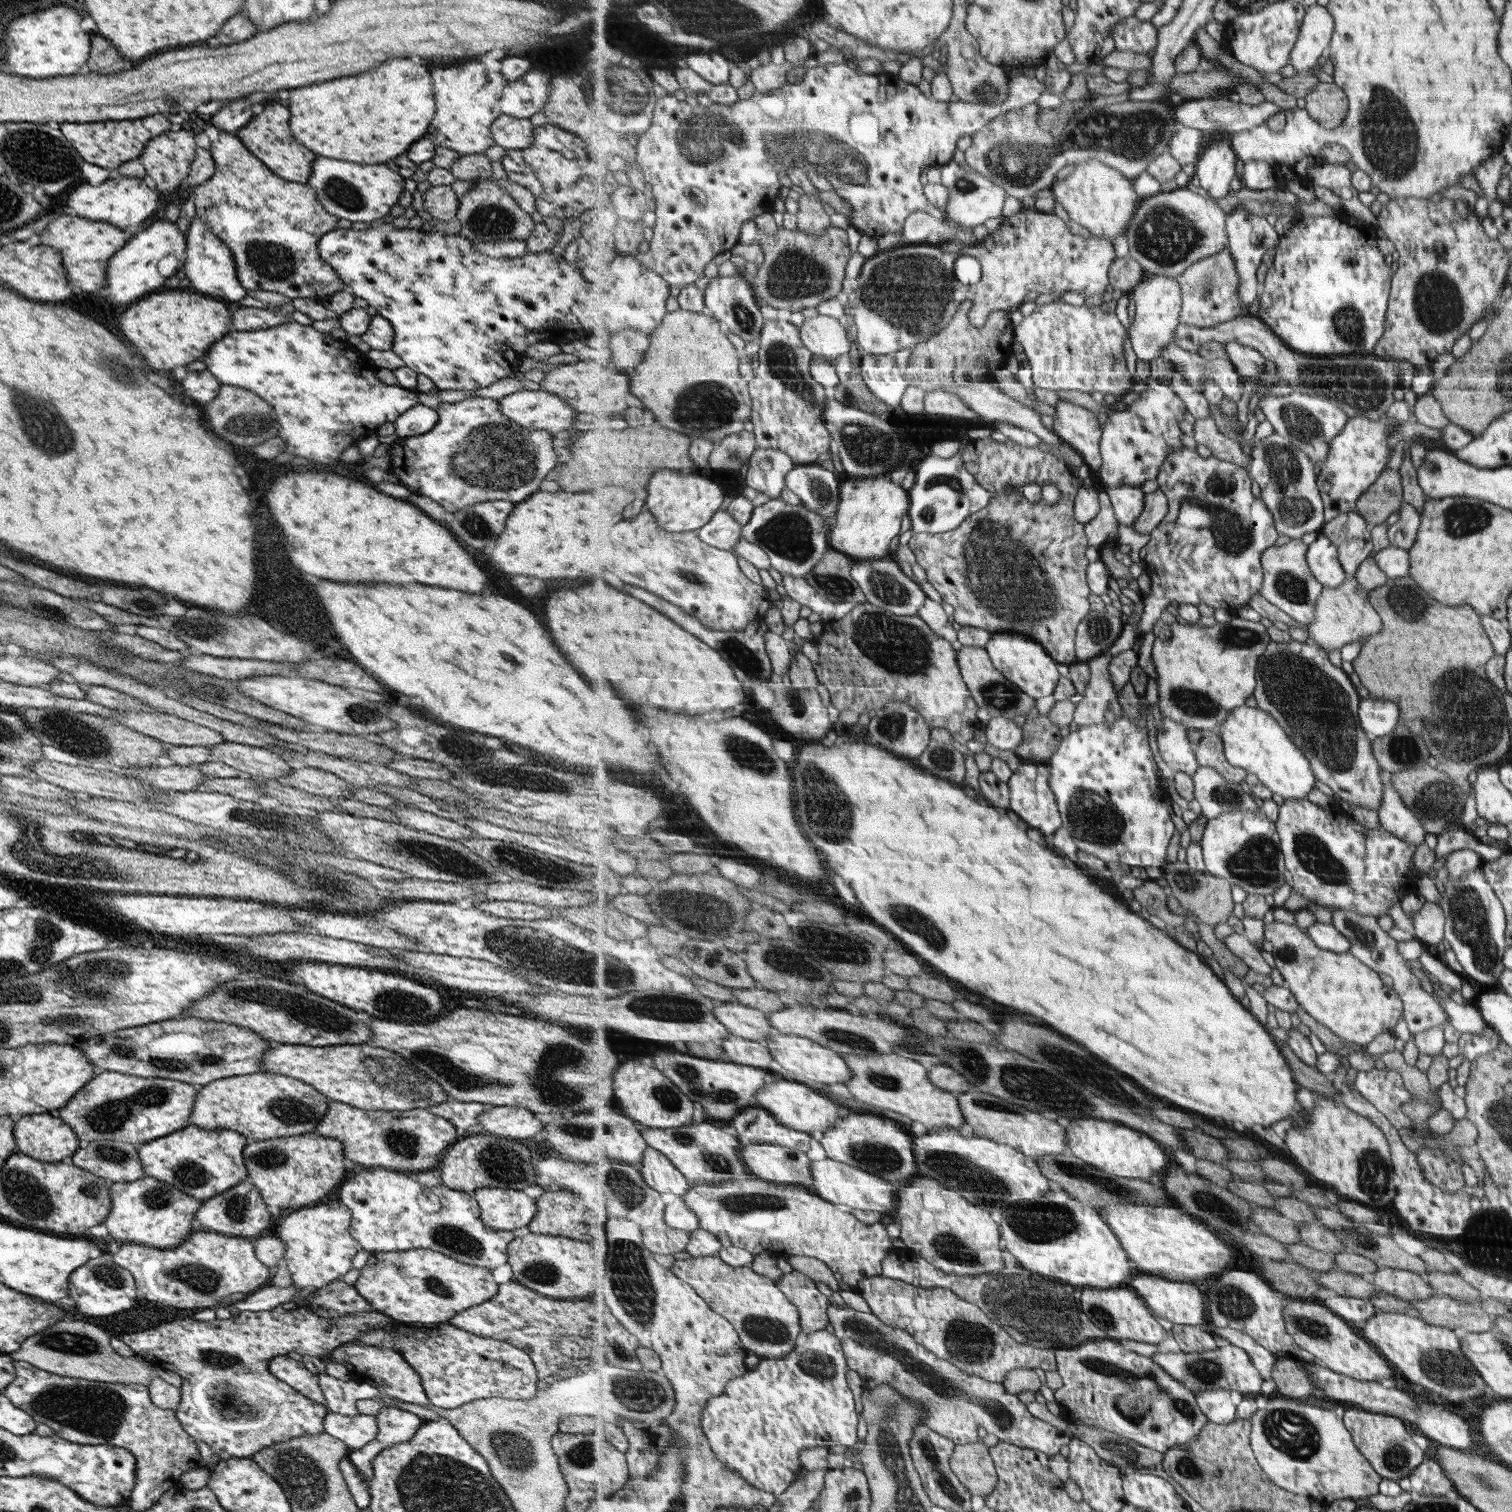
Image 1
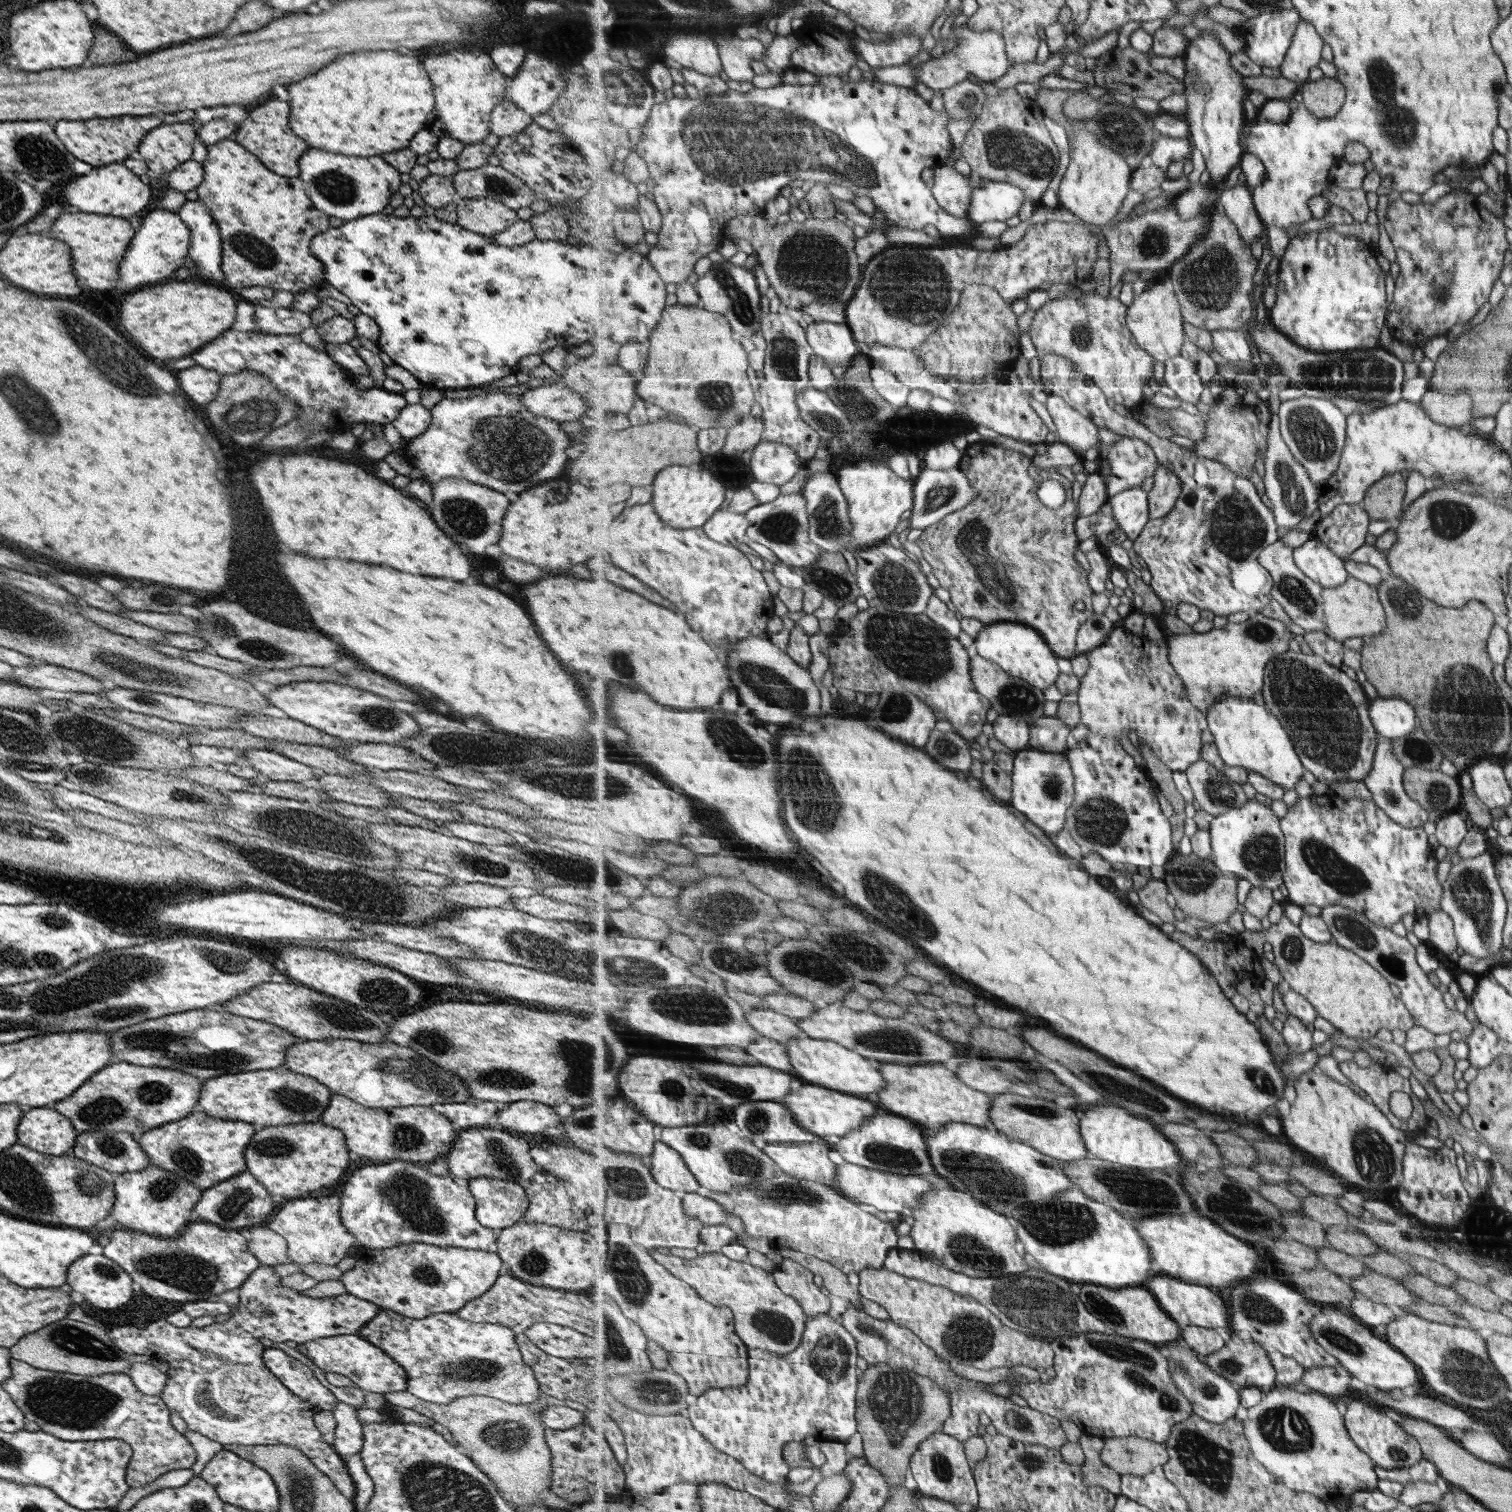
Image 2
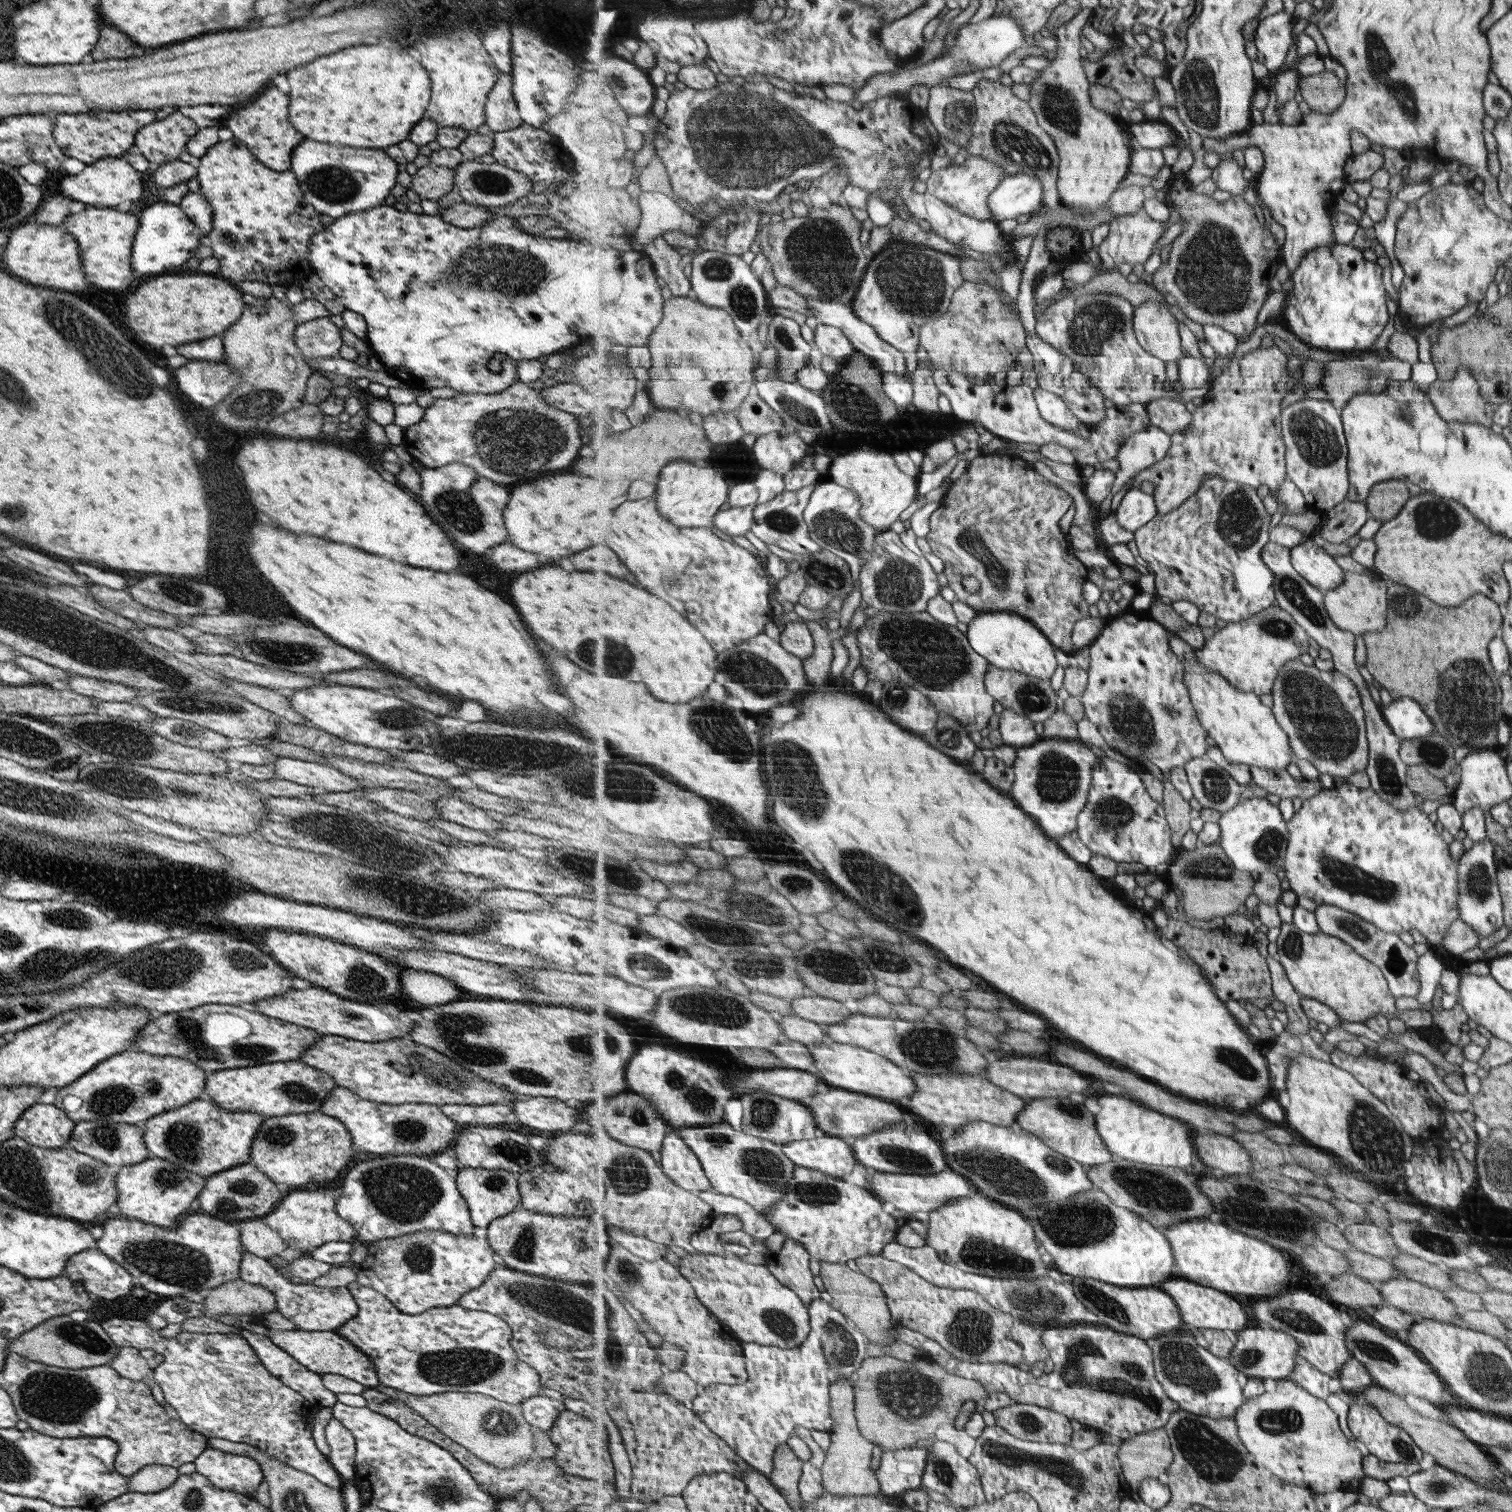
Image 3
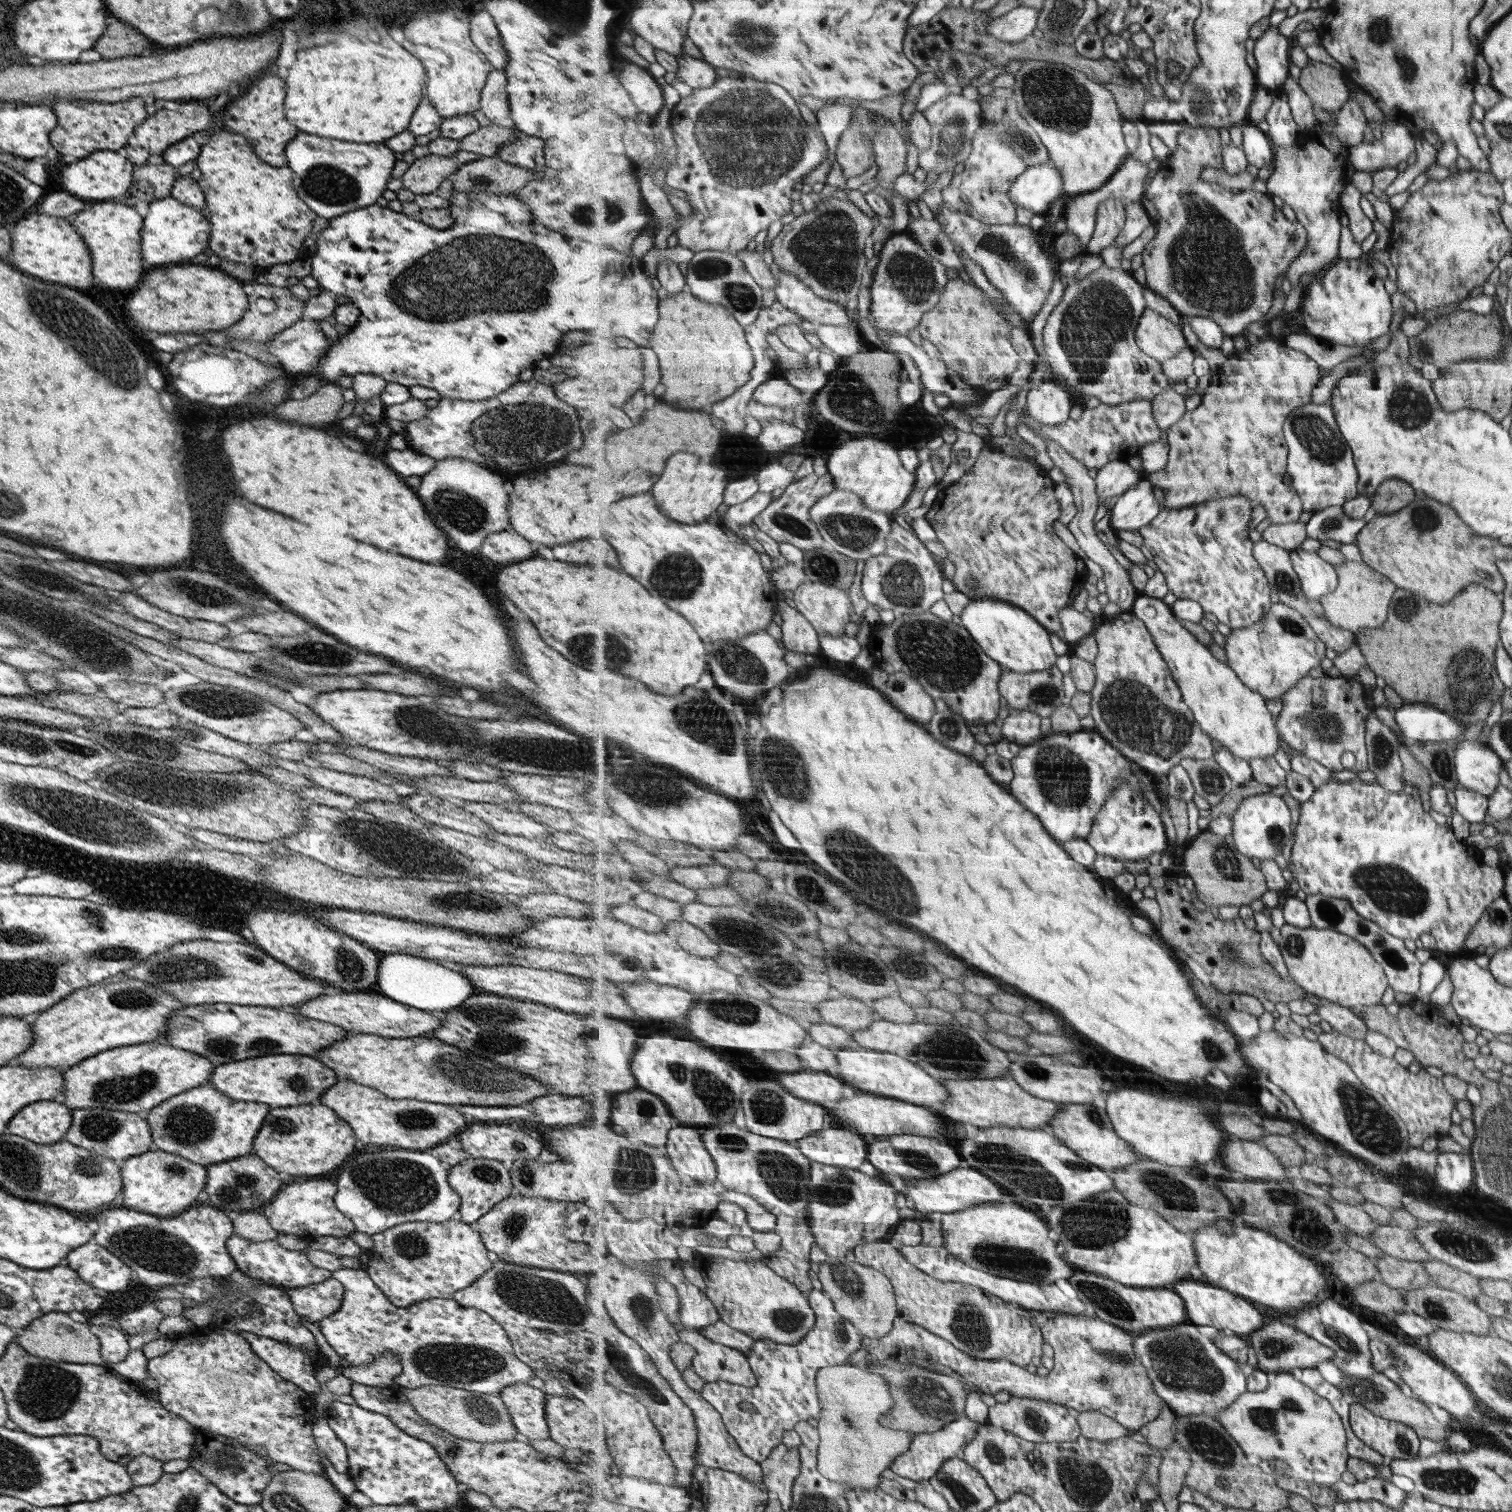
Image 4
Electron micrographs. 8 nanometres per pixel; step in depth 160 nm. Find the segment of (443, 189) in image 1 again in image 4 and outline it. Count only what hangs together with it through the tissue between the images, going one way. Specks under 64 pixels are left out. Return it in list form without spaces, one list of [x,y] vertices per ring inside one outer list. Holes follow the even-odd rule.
[[[429,153],[408,164],[400,176],[402,188],[414,195],[433,193],[439,183],[449,178],[458,167],[459,163],[453,157]]]

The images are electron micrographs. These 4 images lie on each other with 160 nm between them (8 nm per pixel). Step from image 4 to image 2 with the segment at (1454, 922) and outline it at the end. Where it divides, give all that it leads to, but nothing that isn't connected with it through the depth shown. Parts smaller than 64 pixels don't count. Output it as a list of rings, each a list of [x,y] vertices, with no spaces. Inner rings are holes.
[[[1336,794],[1312,795],[1307,798],[1299,798],[1294,806],[1288,808],[1287,814],[1281,820],[1282,832],[1286,837],[1286,872],[1284,874],[1284,884],[1288,891],[1286,901],[1293,902],[1300,907],[1307,904],[1314,904],[1321,909],[1326,906],[1343,905],[1357,912],[1365,914],[1377,926],[1391,928],[1393,924],[1401,922],[1405,914],[1412,914],[1415,918],[1418,916],[1431,916],[1436,910],[1440,910],[1440,900],[1442,893],[1442,884],[1439,874],[1439,860],[1435,858],[1433,848],[1429,846],[1429,836],[1423,828],[1409,828],[1391,820],[1385,810],[1381,810],[1374,800],[1349,800],[1348,802],[1338,800]]]

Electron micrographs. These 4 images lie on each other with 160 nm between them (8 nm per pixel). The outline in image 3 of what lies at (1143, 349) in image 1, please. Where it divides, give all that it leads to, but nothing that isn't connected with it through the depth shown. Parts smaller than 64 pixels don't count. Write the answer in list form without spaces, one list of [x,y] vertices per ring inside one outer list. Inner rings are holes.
[[[1147,301],[1135,308],[1134,314],[1135,334],[1143,349],[1165,362],[1184,357],[1180,323],[1167,306]]]

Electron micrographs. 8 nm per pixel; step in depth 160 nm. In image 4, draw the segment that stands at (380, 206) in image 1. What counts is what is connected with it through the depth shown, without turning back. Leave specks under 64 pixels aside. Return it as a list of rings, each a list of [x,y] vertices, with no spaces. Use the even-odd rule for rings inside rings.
[[[297,132],[295,138],[287,142],[284,155],[287,158],[286,165],[293,173],[292,185],[299,200],[302,200],[316,216],[326,219],[375,204],[375,200],[381,196],[381,191],[386,189],[386,181],[392,177],[391,169],[396,161],[392,151],[384,144],[355,144],[333,138],[319,138],[303,132]]]

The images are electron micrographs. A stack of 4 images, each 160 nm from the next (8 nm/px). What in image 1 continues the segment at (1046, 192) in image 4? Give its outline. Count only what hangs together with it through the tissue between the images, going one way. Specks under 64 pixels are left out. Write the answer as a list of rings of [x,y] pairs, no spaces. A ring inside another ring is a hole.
[[[954,161],[942,165],[941,174],[941,182],[950,190],[950,201],[948,208],[945,208],[947,220],[963,227],[975,228],[985,224],[989,218],[999,218],[1003,214],[1008,192],[990,178],[985,178],[967,166],[957,168]]]

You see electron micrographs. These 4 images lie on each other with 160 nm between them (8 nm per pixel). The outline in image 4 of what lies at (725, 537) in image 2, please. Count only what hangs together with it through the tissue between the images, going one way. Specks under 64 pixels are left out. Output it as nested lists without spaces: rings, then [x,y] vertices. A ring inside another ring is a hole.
[[[757,491],[749,500],[730,506],[723,515],[720,523],[731,529],[735,534],[743,537],[749,524],[763,512],[774,499],[775,495],[768,492]]]

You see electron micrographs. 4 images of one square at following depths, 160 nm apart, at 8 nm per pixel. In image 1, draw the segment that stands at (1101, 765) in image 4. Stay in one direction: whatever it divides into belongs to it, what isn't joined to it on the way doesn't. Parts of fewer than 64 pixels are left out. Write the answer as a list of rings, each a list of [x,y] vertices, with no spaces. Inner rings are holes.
[[[1021,761],[1021,765],[1013,773],[1008,782],[1011,792],[1010,809],[1015,810],[1020,818],[1023,818],[1027,825],[1040,831],[1043,836],[1054,835],[1063,828],[1062,815],[1057,805],[1057,796],[1051,790],[1050,782],[1052,772],[1046,763],[1036,763],[1035,761]]]

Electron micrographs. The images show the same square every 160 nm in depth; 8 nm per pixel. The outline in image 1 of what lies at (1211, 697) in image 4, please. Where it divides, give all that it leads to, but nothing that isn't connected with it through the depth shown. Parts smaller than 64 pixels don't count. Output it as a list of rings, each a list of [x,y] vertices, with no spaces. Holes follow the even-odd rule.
[[[1246,705],[1234,708],[1222,719],[1217,730],[1222,736],[1227,760],[1236,767],[1256,774],[1265,786],[1283,800],[1305,800],[1315,787],[1310,760],[1278,720],[1262,708]]]

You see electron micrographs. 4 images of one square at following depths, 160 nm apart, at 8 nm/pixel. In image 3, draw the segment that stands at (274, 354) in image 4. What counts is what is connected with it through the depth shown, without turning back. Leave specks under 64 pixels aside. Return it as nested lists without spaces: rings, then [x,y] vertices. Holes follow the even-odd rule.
[[[322,317],[295,324],[293,344],[309,363],[312,358],[337,355],[342,342],[338,327],[330,322],[329,317]]]

